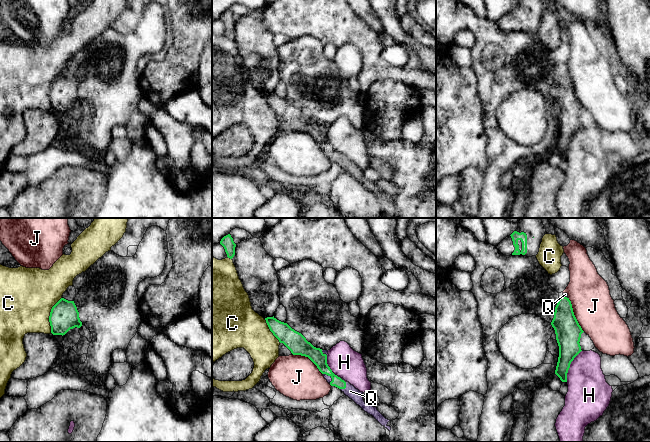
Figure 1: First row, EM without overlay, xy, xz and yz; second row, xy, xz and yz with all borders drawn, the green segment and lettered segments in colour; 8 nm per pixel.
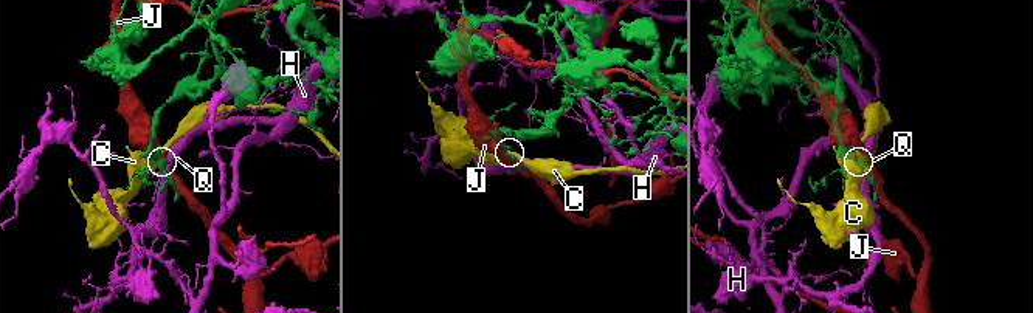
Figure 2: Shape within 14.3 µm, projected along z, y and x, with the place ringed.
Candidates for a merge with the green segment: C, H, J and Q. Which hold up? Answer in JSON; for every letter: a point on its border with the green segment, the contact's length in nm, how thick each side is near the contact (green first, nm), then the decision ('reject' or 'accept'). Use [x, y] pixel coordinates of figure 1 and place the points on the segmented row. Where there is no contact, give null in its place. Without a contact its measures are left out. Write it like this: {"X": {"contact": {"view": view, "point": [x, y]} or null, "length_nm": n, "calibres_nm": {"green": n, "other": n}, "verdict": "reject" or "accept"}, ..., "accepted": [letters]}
{"C": {"contact": {"view": "xy", "point": [50, 315]}, "length_nm": 300, "calibres_nm": {"green": 220, "other": 440}, "verdict": "reject"}, "H": {"contact": {"view": "yz", "point": [569, 366]}, "length_nm": 280, "calibres_nm": {"green": 200, "other": 320}, "verdict": "reject"}, "J": {"contact": {"view": "yz", "point": [573, 314]}, "length_nm": 300, "calibres_nm": {"green": 220, "other": 320}, "verdict": "reject"}, "Q": {"contact": {"view": "xz", "point": [345, 383]}, "length_nm": 110, "calibres_nm": {"green": 90, "other": 90}, "verdict": "accept"}, "accepted": ["Q"]}

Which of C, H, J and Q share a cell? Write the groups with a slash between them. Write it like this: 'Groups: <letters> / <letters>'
Groups: C / H / J / Q

